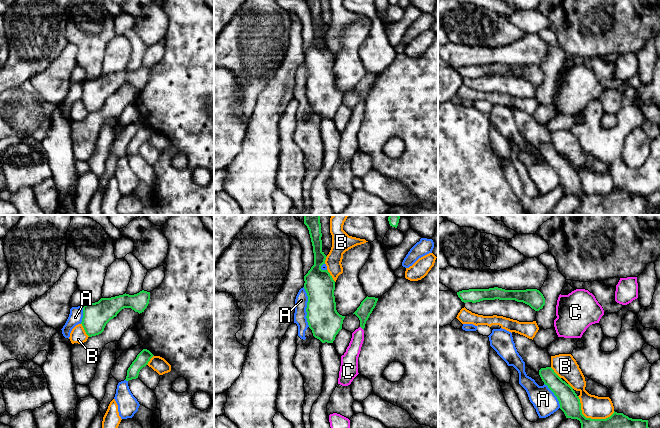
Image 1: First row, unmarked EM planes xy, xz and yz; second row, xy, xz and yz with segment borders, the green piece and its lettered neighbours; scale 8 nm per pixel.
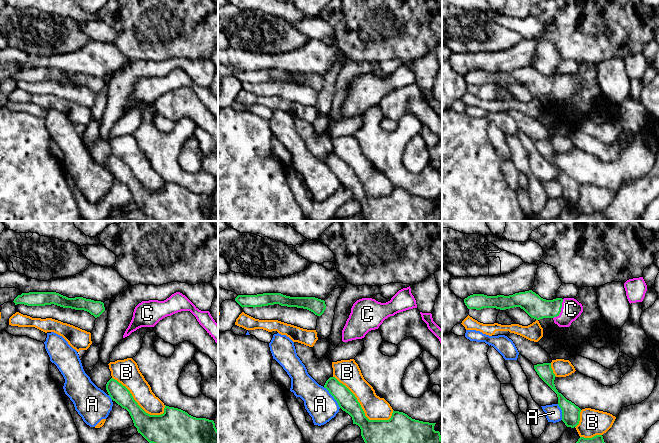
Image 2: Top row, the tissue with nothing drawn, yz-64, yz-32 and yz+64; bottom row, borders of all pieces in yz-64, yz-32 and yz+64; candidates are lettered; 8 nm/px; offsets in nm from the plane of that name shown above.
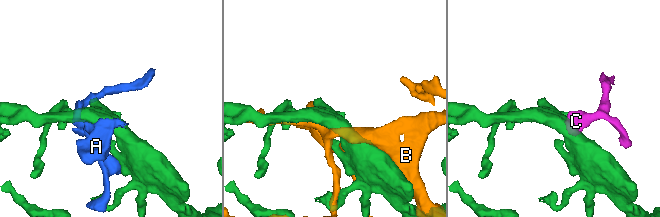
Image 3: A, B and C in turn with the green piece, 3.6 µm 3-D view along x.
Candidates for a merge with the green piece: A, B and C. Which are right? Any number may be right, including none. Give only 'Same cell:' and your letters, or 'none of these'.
Same cell: C

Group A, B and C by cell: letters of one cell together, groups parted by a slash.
A / B / C

